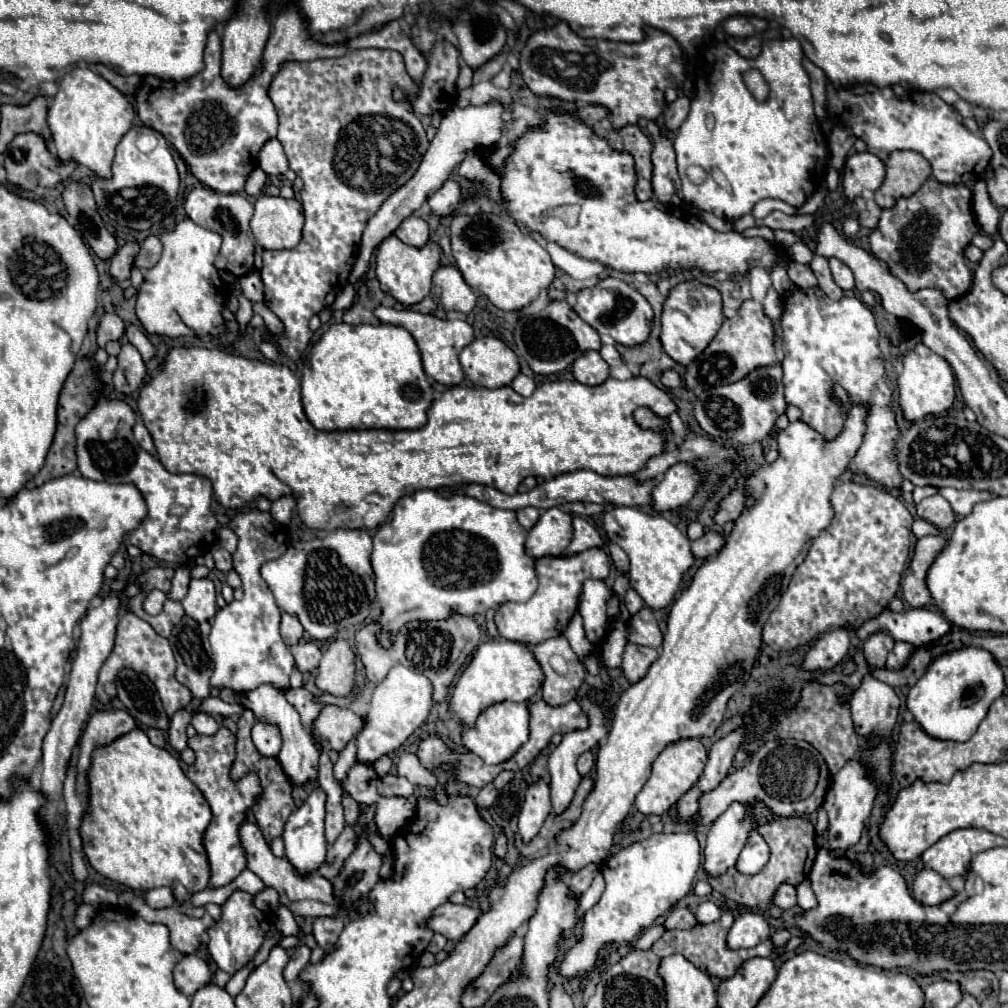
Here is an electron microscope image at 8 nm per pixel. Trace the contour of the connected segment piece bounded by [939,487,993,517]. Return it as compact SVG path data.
M943 487L943 489L939 489L939 493L951 503L953 511L955 511L957 515L963 515L963 517L971 513L971 509L973 509L973 505L975 505L977 501L987 501L987 499L993 497L989 491L953 489L953 487Z

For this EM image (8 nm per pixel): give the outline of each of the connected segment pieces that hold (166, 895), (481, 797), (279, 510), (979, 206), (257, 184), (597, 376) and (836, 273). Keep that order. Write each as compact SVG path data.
M159 887L159 889L151 889L145 893L145 899L151 907L171 907L177 903L173 889L171 887Z
M485 785L485 787L479 791L479 795L475 797L475 805L477 805L479 809L487 809L487 807L491 807L491 803L495 801L495 797L497 797L495 787L493 787L493 785Z
M291 495L279 497L277 501L273 501L269 513L273 513L273 519L279 521L281 525L289 525L295 515L295 499Z
M977 181L975 189L973 189L973 211L975 211L977 223L981 225L981 229L989 237L993 237L998 232L999 209L991 203L985 181Z
M255 167L253 173L249 175L249 181L247 181L247 185L245 185L245 191L247 191L249 195L261 195L265 181L267 181L267 175L265 175L259 167Z
M585 351L573 363L573 377L583 385L601 385L609 377L609 365L597 351Z
M829 259L829 265L831 265L831 273L833 273L833 279L835 283L843 289L843 291L849 291L855 287L855 279L853 279L853 273L851 269L841 263L839 259Z

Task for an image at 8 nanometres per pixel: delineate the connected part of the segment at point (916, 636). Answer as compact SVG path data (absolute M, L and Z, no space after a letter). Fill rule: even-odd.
M885 609L881 617L861 625L857 635L859 639L867 639L867 635L875 633L877 629L887 629L895 641L907 641L915 647L923 647L947 635L951 631L951 623L941 613L929 609L909 609L903 613Z

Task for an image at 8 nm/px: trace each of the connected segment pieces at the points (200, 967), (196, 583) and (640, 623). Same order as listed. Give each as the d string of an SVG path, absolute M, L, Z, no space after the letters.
M195 953L183 955L181 961L173 969L175 985L185 995L193 995L201 985L207 985L211 981L209 965Z
M191 579L189 583L189 593L181 601L185 613L195 619L197 623L213 619L217 613L215 605L215 585L211 579Z
M643 607L637 615L629 619L629 641L635 645L647 645L647 647L661 647L663 633L651 613L651 609Z

